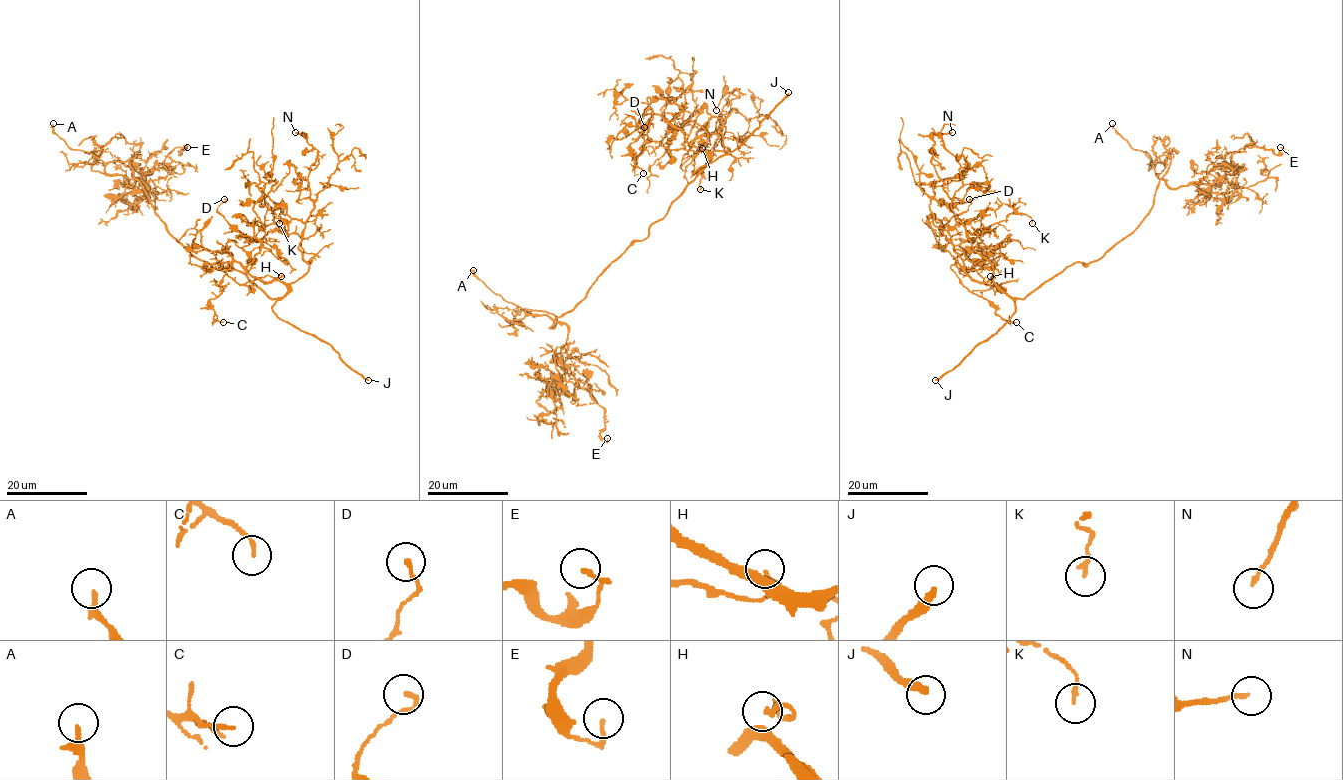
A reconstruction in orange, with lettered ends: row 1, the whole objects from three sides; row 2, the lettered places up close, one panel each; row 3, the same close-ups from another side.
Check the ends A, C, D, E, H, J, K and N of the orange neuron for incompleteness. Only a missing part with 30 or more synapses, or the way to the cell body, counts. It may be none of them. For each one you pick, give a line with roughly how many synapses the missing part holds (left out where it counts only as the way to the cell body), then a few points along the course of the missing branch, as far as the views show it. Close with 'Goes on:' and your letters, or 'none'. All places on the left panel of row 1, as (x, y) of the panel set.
A: 60 synapses; course (53, 123), (55, 106), (70, 94), (69, 87), (84, 69), (82, 65), (67, 62)
J: course (368, 380), (383, 390), (392, 407), (407, 408), (410, 412), (410, 448), (414, 461)
Goes on: A, J

